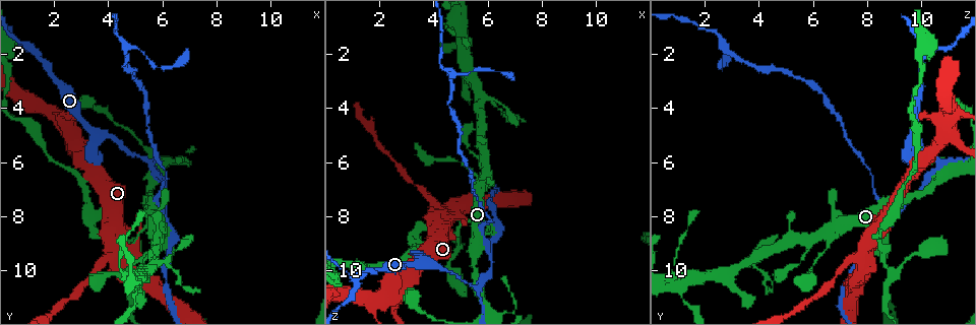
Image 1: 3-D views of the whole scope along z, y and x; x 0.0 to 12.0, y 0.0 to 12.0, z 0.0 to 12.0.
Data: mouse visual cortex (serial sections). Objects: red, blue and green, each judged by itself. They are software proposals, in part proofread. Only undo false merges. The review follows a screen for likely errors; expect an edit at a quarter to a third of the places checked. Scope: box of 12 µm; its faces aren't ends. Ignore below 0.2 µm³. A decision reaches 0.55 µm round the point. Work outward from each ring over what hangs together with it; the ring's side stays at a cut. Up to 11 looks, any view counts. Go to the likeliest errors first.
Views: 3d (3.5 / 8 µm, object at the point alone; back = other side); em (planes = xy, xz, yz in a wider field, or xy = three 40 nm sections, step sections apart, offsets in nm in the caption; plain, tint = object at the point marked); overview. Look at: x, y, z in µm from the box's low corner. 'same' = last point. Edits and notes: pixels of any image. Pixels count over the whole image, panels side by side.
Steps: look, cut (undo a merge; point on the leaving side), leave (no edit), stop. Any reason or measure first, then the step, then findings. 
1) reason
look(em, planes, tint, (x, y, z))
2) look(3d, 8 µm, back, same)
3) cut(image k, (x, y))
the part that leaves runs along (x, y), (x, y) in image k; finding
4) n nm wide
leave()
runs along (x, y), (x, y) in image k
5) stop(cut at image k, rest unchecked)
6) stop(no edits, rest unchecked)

arms part here
look(3d, 3.5 µm, (5.5, 6.0, 10.6))

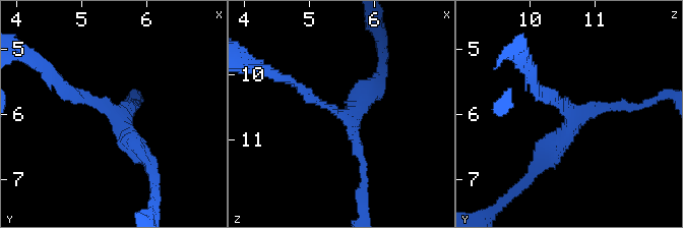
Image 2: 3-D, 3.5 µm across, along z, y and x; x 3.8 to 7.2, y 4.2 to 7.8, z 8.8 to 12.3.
3 arms; arms of 150, 150, 300 nm; now the EM
look(em, xy, step 2, tint, (5.50, 6.00, 10.65))

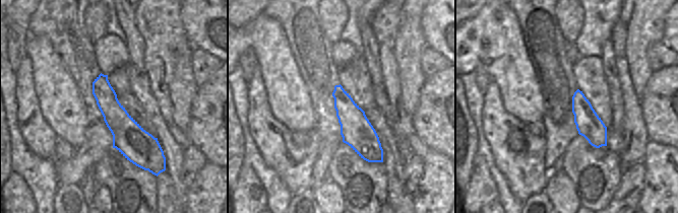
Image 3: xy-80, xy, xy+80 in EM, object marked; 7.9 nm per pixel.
look(em, xy, step 3, tint, same)

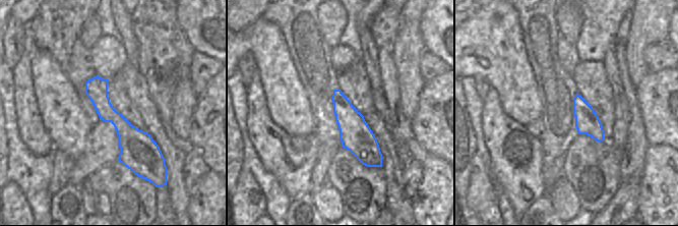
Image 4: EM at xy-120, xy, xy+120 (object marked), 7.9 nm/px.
leave()
runs along (63, 87), (110, 112), (147, 165) in image 2; one cell here

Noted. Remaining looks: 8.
three-way junction
look(3d, 3.5 µm, (1.2, 1.9, 10.3))

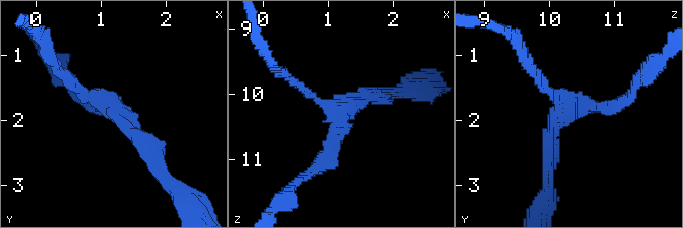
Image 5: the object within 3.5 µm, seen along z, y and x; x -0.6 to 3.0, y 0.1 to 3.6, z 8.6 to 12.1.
3 arms; arms of 150, 200, 250 nm; now the EM
look(em, xy, step 2, tint, (1.15, 1.80, 10.30))

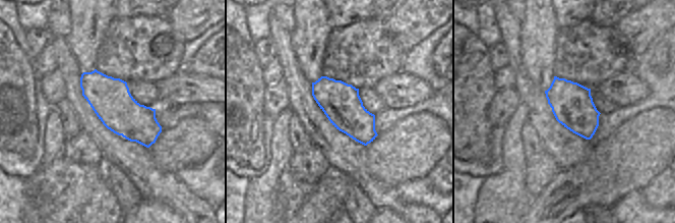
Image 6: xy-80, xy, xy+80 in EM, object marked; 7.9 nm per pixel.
leave()
runs along (377, 93), (336, 116), (311, 171) in image 5; all the same cell

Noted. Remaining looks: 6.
look(3d, 3.5 µm, (5.9, 7.6, 9.1))

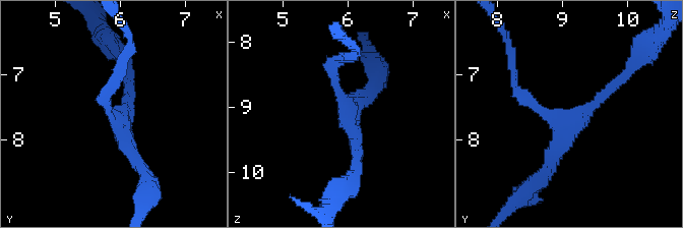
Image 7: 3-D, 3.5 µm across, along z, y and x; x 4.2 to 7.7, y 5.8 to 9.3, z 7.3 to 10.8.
arms of 150, 150, 200 nm
leave()
one cell here

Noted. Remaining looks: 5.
look(3d, 8 µm, back, (4.6, 1.7, 2.7))

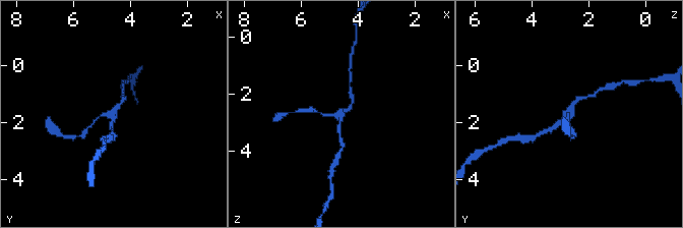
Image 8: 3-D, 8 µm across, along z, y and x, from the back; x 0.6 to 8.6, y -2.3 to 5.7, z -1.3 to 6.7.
look(em, xy, step 2, tint, (4.6, 1.8, 2.8))

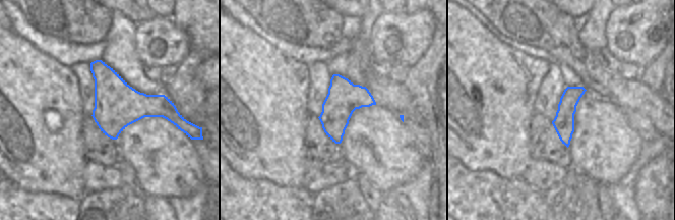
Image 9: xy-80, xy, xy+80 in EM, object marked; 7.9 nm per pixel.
leave()
runs along (580, 89), (567, 104), (566, 142) in image 9; all the same cell

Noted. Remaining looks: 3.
stop(no edits, rest unchecked)

